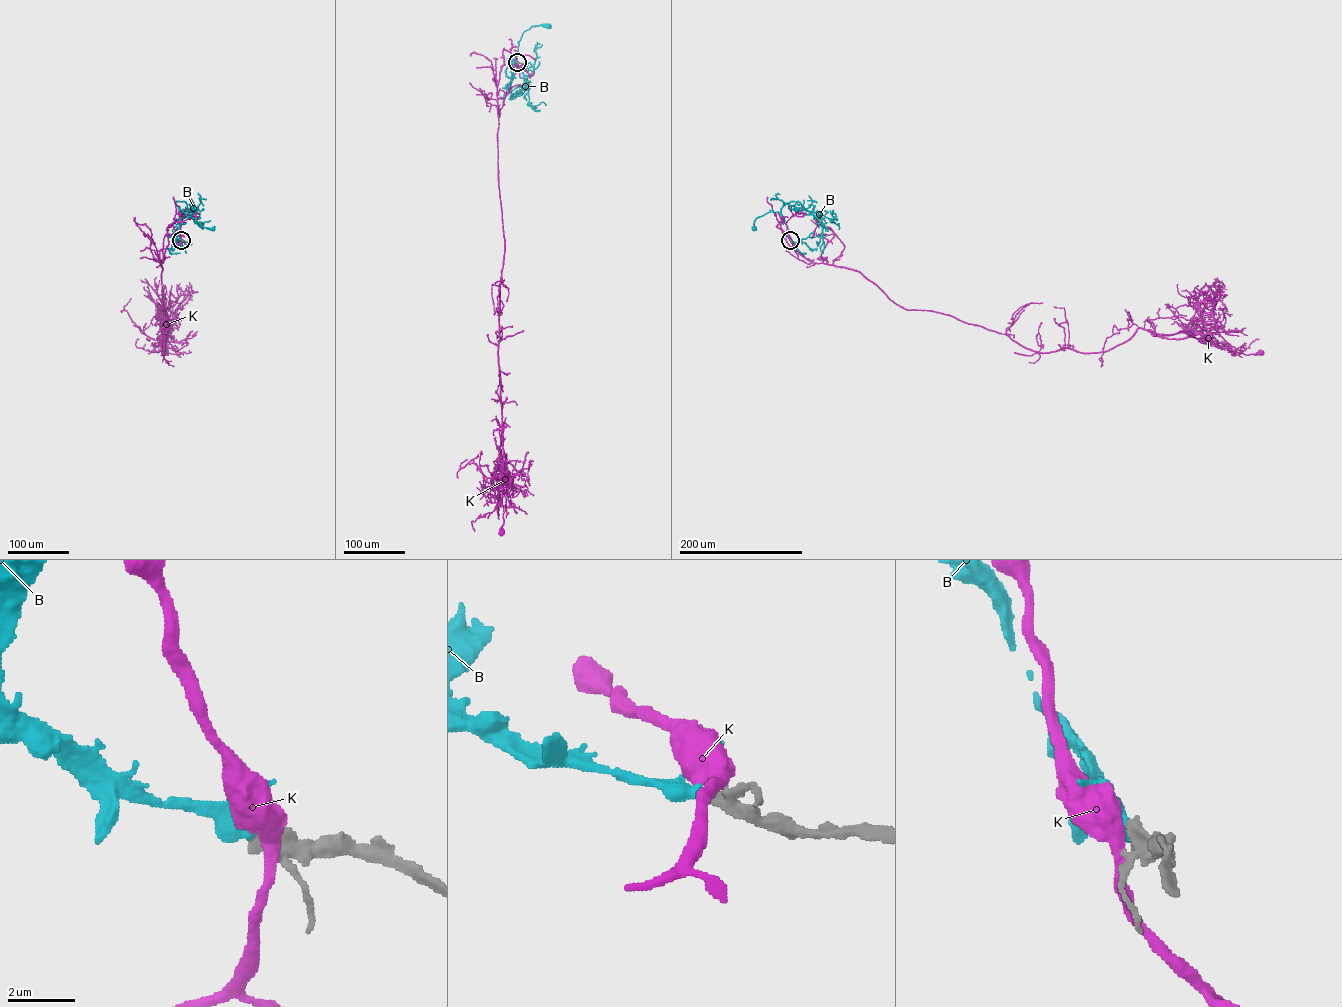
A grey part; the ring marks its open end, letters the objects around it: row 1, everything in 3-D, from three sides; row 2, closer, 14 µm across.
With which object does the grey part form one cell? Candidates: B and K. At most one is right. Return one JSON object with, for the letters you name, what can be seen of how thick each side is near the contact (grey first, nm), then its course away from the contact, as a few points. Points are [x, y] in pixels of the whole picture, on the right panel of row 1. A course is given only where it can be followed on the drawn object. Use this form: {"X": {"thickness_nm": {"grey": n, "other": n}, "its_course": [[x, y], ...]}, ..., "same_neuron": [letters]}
{"B": {"thickness_nm": {"grey": 320, "other": 480}, "its_course": [[790, 240], [783, 218], [778, 212], [758, 217], [754, 229]]}, "same_neuron": ["B"]}

